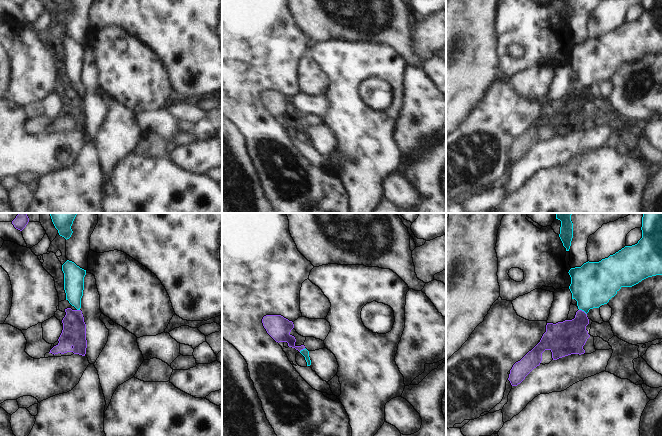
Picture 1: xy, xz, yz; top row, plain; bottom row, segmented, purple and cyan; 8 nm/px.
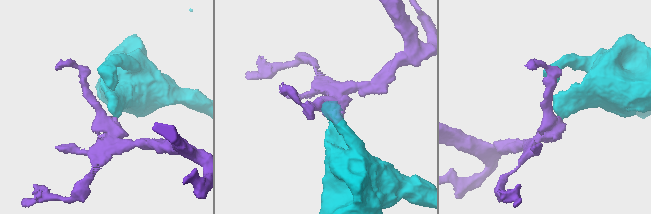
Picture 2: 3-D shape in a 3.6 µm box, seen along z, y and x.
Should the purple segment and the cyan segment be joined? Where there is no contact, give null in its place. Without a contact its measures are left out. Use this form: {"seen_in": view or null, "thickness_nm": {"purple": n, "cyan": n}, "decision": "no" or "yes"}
{"seen_in": "yz", "thickness_nm": {"purple": 280, "cyan": 360}, "decision": "no"}

